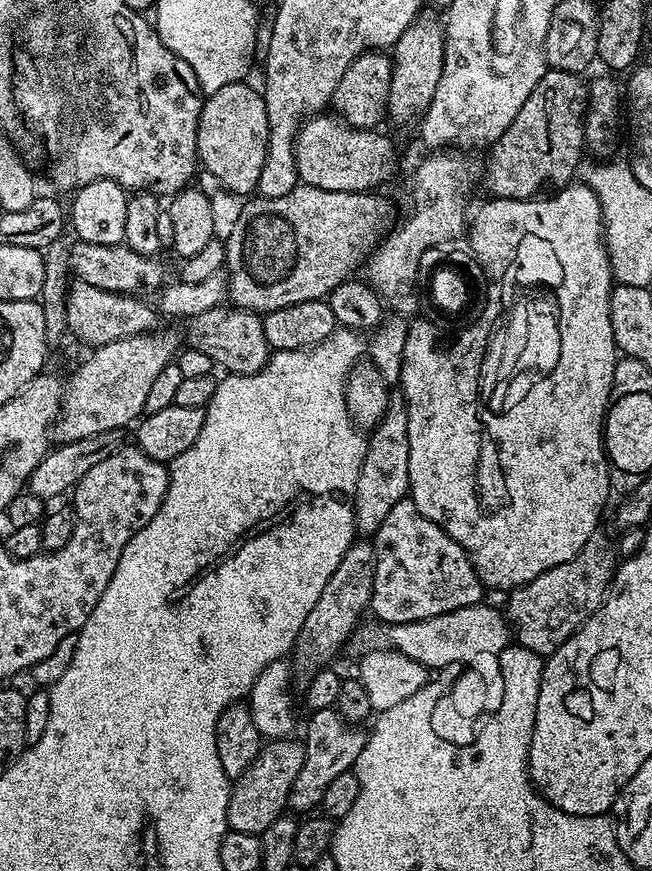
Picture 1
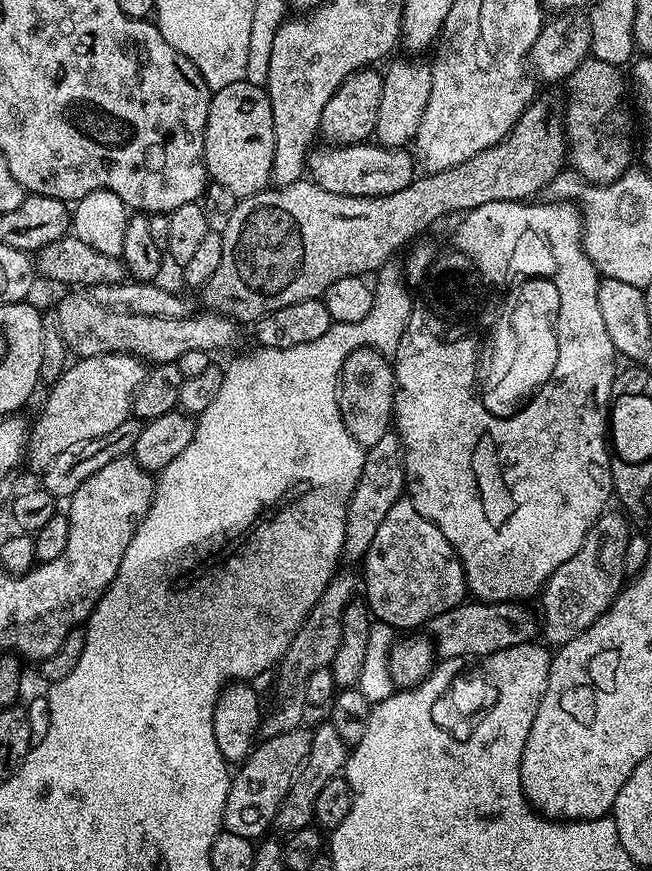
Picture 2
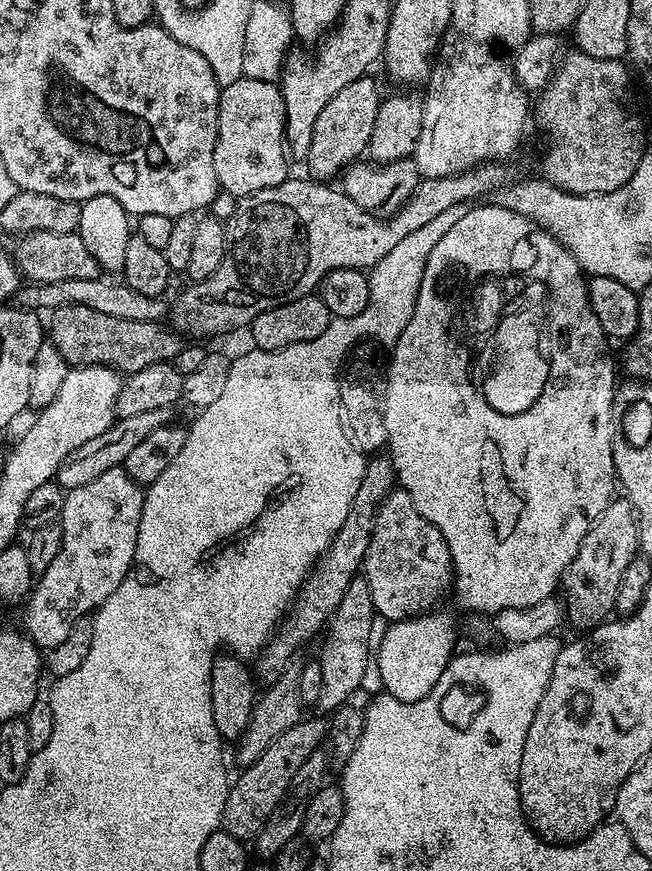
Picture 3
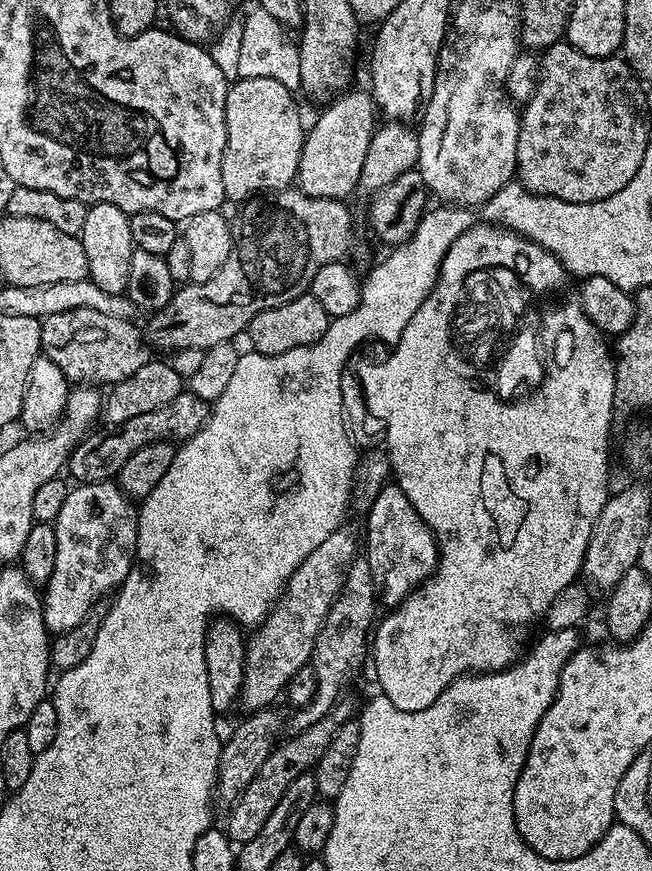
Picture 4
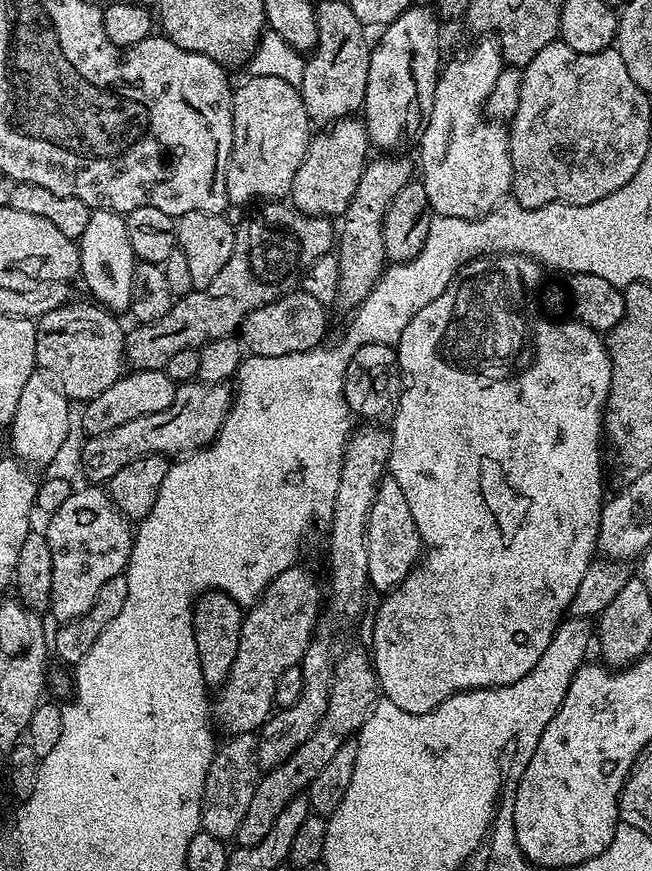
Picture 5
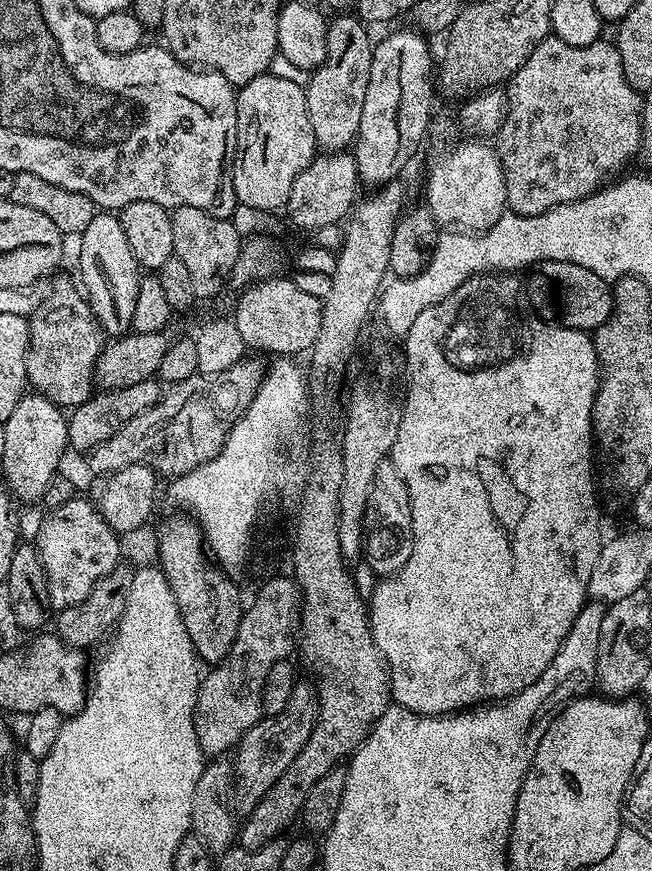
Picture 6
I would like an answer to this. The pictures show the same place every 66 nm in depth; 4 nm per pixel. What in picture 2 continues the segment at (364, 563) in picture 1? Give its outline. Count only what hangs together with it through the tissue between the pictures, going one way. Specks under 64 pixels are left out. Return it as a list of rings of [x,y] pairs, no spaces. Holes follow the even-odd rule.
[[[337,571],[332,580],[322,590],[318,602],[309,610],[307,618],[302,626],[294,634],[286,654],[278,665],[280,673],[276,676],[276,705],[272,713],[263,717],[260,725],[259,735],[267,738],[277,736],[279,732],[289,732],[301,727],[305,723],[304,712],[306,705],[304,695],[306,694],[306,681],[314,670],[331,665],[334,654],[338,654],[338,646],[342,642],[342,614],[348,604],[353,603],[358,596],[358,576],[352,572]]]

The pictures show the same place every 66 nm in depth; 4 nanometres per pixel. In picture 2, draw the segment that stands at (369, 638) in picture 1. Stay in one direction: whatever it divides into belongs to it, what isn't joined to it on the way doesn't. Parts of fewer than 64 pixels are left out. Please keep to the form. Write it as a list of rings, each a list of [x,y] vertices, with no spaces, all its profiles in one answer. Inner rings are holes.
[[[465,602],[428,621],[426,632],[429,632],[435,655],[445,660],[459,656],[492,656],[498,650],[510,650],[510,646],[531,644],[537,639],[537,613],[524,607],[528,606],[520,602]]]

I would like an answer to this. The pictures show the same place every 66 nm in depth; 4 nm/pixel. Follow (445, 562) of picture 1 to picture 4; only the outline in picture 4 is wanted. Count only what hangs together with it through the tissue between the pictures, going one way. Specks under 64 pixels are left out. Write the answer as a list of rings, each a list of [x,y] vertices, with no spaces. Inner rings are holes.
[[[395,482],[384,485],[368,509],[366,519],[368,529],[362,532],[362,544],[368,547],[366,559],[370,566],[370,578],[374,578],[377,601],[391,610],[435,572],[440,549],[436,546],[436,535],[428,529],[418,510],[410,506],[410,498],[406,498]]]

